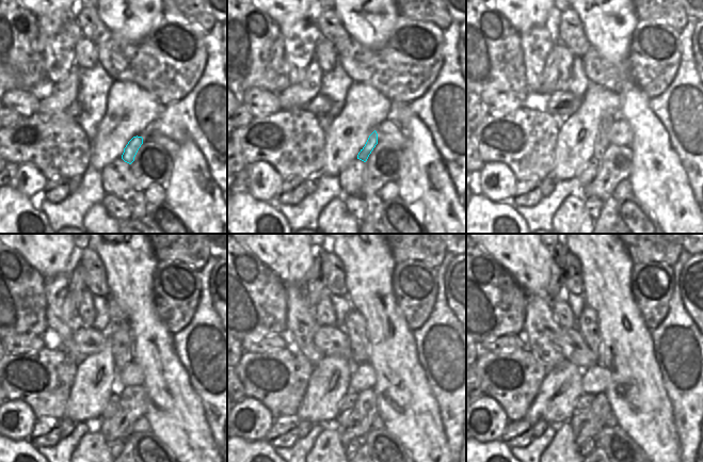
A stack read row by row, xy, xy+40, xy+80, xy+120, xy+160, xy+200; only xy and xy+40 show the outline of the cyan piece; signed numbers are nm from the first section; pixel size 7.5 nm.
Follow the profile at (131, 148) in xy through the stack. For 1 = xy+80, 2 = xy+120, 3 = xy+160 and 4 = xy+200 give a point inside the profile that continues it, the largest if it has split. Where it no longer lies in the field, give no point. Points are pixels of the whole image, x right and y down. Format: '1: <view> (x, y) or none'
1: xy+80 (602, 143)
2: xy+120 (120, 333)
3: xy+160 (354, 328)
4: xy+200 (587, 323)

